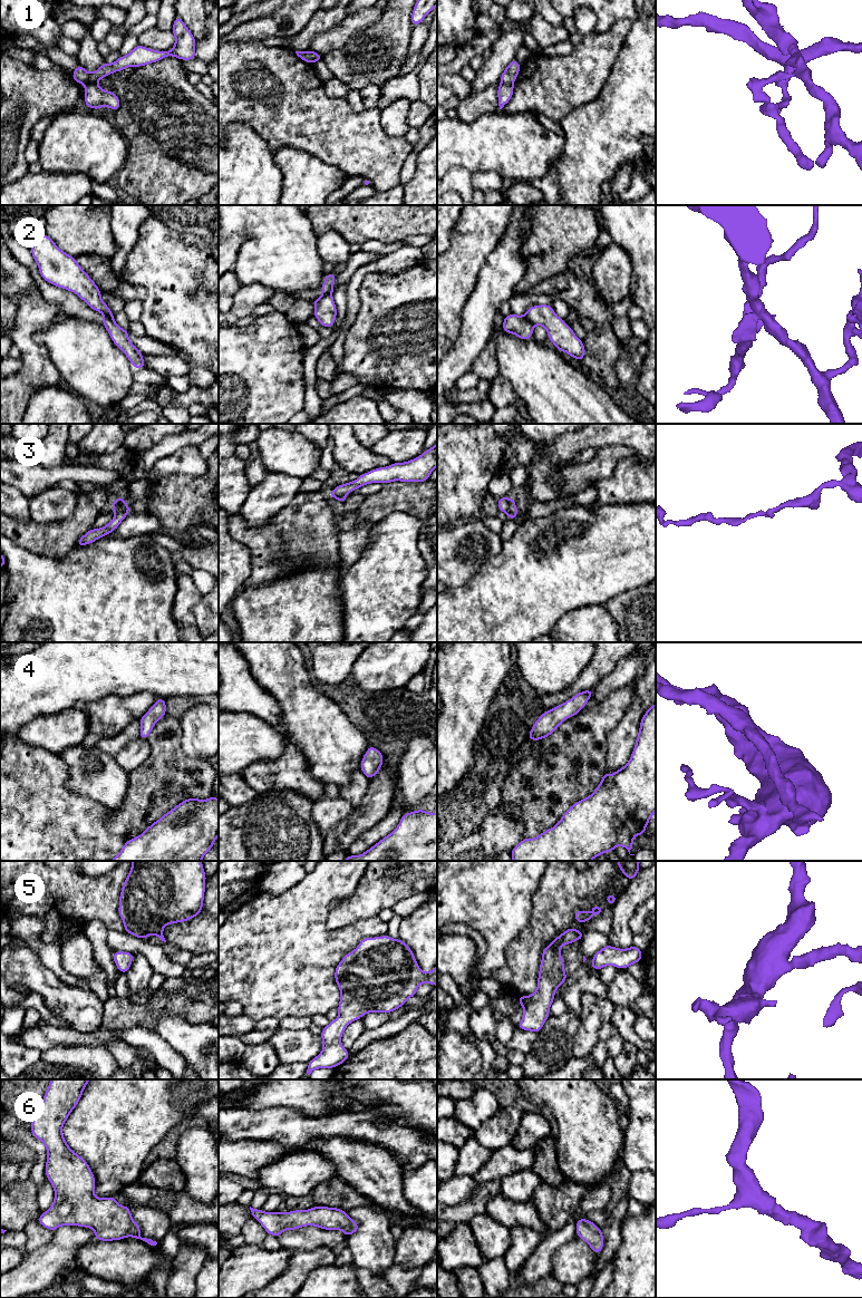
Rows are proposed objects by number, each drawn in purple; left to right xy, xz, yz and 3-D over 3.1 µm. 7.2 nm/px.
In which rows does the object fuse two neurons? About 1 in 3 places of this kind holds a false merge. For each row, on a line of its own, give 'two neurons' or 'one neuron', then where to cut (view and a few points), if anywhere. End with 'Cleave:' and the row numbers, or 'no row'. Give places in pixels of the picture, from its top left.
1: two neurons; cut in xz along (308, 50), (315, 60), (321, 58)
2: two neurons; cut in xy along (104, 313), (113, 317)
3: two neurons; cut in xy along (122, 497), (122, 509), (116, 515)
4: one neuron; no cut
5: one neuron; no cut
6: one neuron; no cut
Cleave: 1, 2, 3

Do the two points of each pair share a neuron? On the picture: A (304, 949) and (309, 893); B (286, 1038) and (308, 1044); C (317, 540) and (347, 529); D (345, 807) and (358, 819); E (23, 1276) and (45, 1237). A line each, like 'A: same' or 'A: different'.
A: same
B: same
C: different
D: different
E: different

